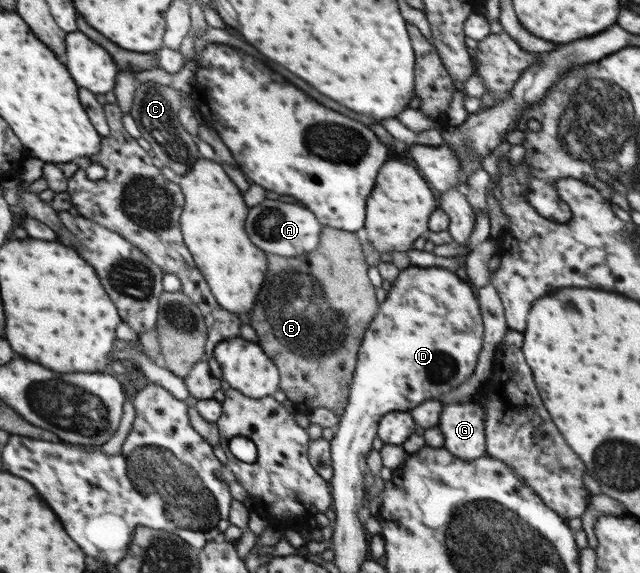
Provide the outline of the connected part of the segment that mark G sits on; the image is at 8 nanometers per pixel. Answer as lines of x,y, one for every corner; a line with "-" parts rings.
474,397
444,404
438,427
444,435
444,448
465,461
486,454
485,408

